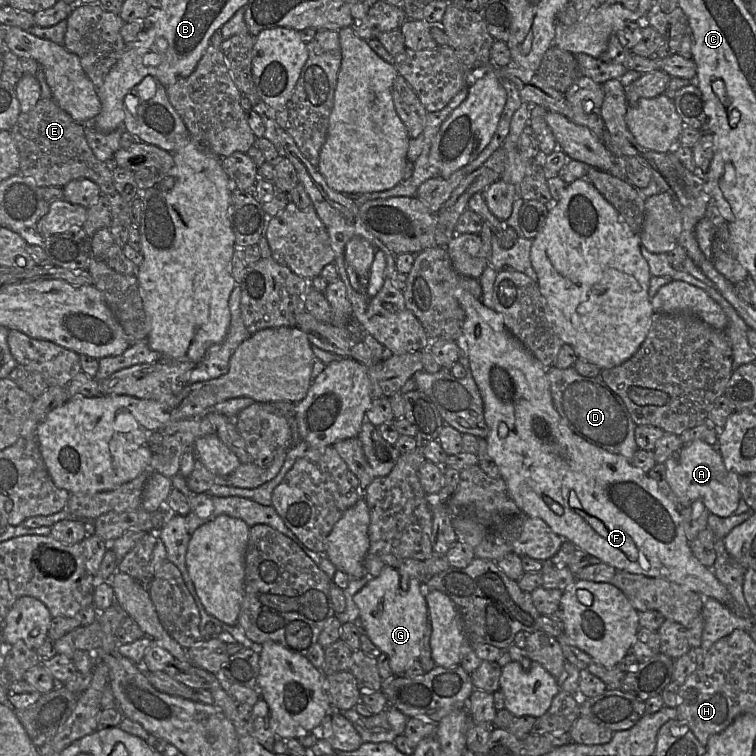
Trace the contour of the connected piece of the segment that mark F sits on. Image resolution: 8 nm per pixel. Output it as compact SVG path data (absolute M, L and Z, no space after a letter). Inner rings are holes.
M456 287L453 291L453 296L457 299L465 312L462 337L467 342L467 358L470 363L471 373L481 392L484 402L484 419L489 427L489 435L486 438L488 454L498 467L500 476L505 482L512 499L520 509L521 513L525 516L540 518L563 540L568 540L577 549L583 550L589 555L599 558L602 563L624 570L628 573L665 579L686 587L700 594L704 598L713 598L734 609L736 605L734 604L726 587L718 581L711 569L703 566L693 555L690 548L690 542L687 540L682 526L682 516L680 512L682 507L675 505L672 501L670 501L659 489L658 483L654 479L650 478L647 473L637 467L634 467L627 458L620 454L609 452L601 445L587 440L573 431L563 421L553 405L550 385L547 377L547 368L544 367L542 363L537 360L531 352L528 351L506 328L501 314L486 307L481 302L481 299L475 298L470 292L462 287Z

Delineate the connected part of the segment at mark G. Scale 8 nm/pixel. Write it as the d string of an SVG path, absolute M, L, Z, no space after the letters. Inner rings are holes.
M385 566L354 595L359 610L358 620L365 634L388 657L395 676L403 676L420 656L421 642L429 623L427 603L420 586L418 579L402 574L395 567Z

